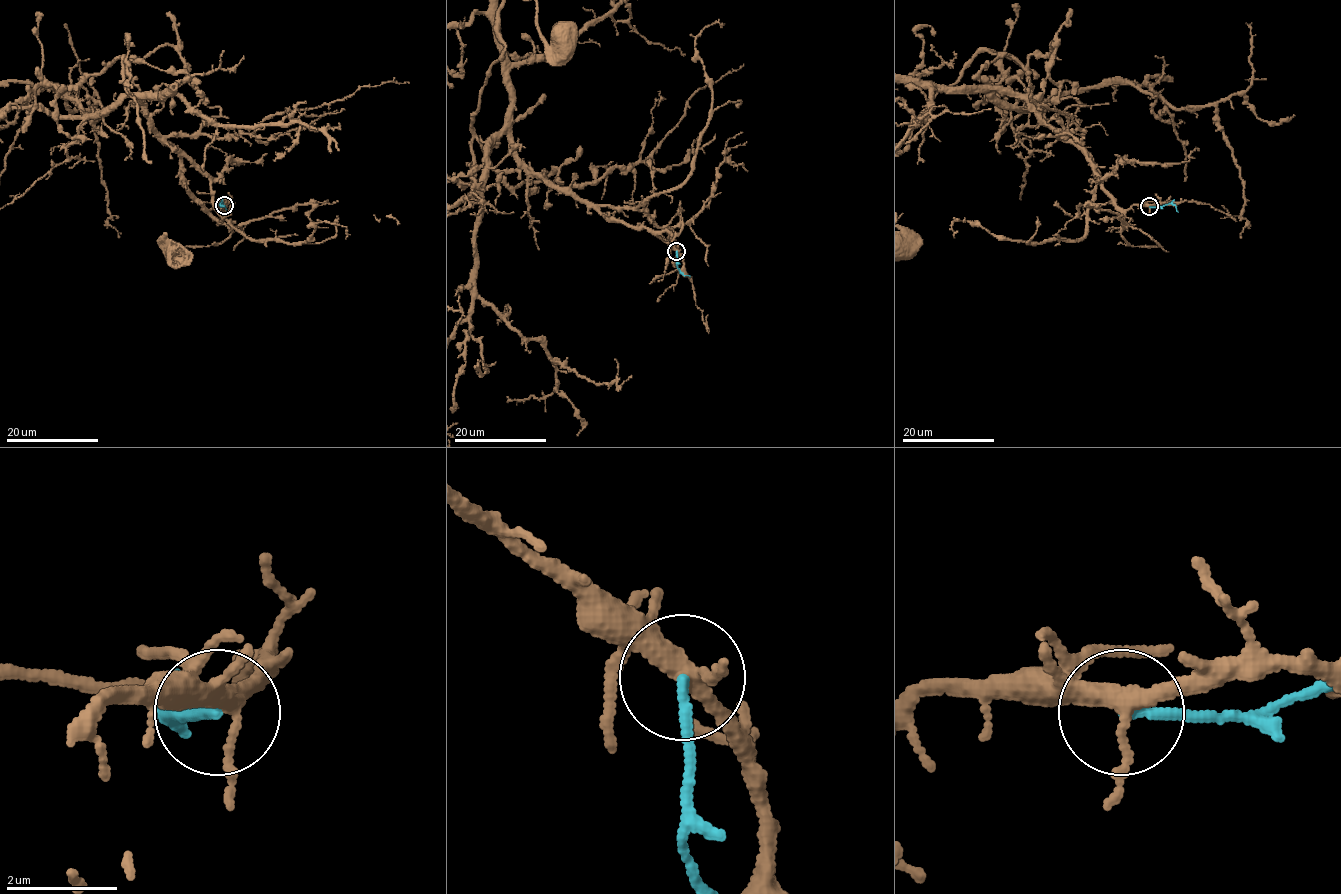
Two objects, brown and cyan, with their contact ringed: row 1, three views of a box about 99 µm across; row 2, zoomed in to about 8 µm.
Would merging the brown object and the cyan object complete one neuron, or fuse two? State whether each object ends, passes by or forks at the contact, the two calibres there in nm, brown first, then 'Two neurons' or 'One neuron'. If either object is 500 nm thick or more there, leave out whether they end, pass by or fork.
At the ring brown forks. At the ring cyan ends. Thickness 300 nm (brown) against 180 nm. Two neurons

